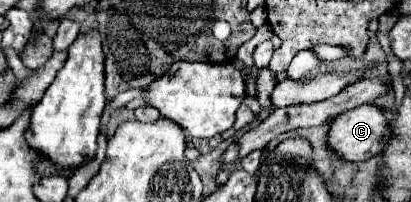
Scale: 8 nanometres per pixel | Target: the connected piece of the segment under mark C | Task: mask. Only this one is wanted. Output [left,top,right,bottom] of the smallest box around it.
[329,104,391,162]

